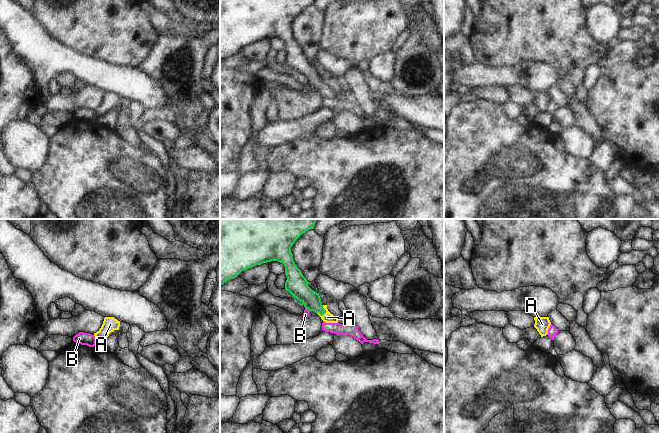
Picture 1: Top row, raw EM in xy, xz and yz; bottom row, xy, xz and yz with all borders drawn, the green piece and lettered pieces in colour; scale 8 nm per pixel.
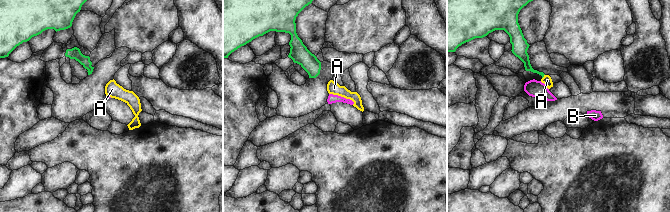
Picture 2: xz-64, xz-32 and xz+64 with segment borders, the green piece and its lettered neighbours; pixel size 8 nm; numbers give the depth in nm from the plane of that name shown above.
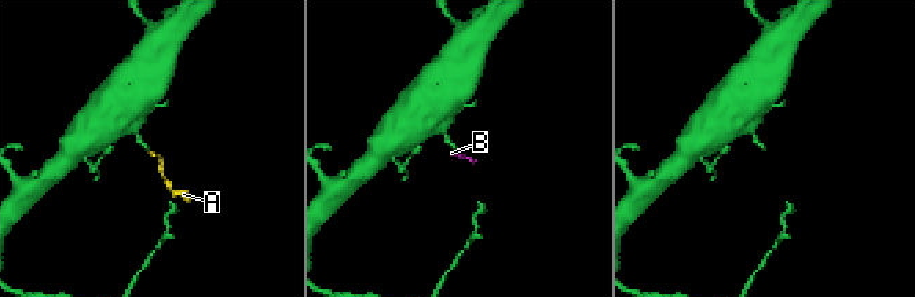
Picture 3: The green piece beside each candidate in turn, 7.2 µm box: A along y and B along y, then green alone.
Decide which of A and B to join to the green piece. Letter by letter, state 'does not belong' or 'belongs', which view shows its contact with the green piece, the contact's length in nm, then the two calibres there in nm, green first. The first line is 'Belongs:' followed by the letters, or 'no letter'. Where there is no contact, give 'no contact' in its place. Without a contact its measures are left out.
Belongs: A
A: belongs | xz | 100 nm | 150/80 nm
B: does not belong | xz | 50 nm | 180/50 nm

